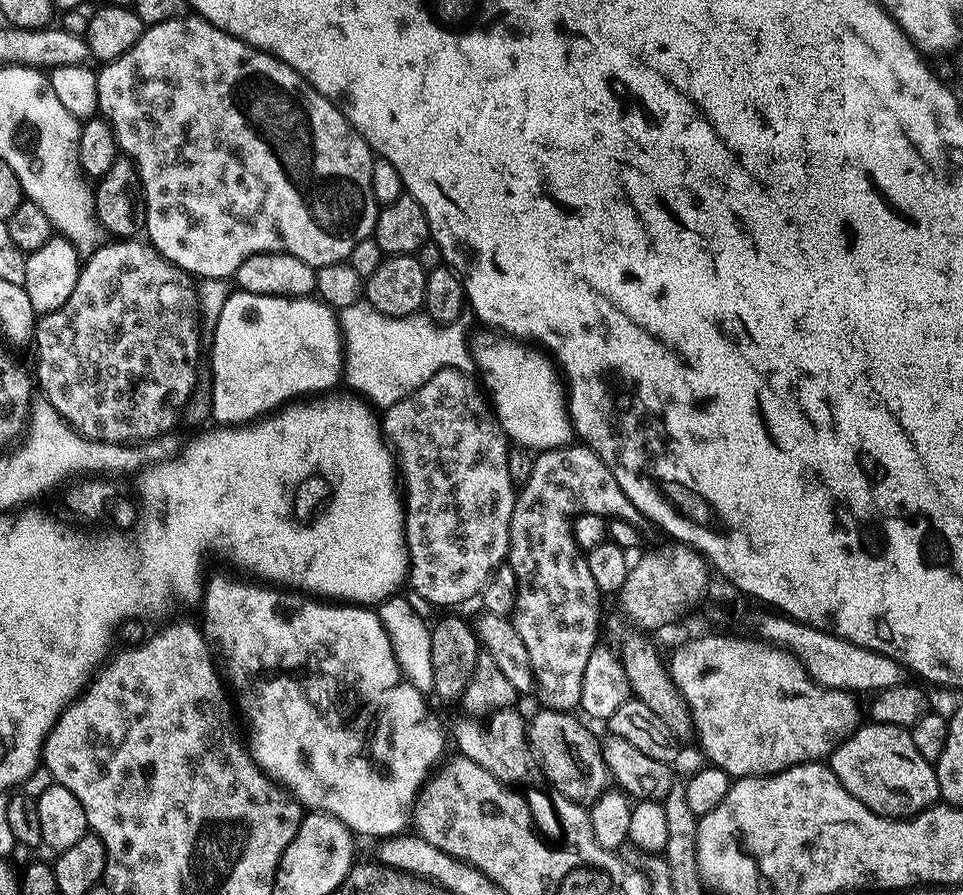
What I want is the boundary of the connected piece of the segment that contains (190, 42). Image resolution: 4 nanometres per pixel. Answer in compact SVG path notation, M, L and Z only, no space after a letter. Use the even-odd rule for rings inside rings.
M189 14L178 20L145 27L138 42L134 42L126 54L117 60L107 61L101 68L104 69L96 72L99 111L117 129L128 128L128 133L122 136L122 144L129 148L127 151L134 157L140 174L144 211L148 220L147 239L157 252L181 271L194 278L201 276L204 280L224 280L227 276L229 279L235 277L238 266L242 266L246 258L259 252L285 252L294 258L302 258L302 262L317 269L345 263L357 240L369 239L375 233L378 205L372 189L372 148L332 101L314 90L310 82L302 79L277 56L250 46L223 28L214 26L209 20L201 20L199 16Z

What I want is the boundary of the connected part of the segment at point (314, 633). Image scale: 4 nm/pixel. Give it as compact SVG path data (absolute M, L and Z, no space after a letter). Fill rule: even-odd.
M216 578L213 581L211 579L202 596L202 631L214 645L227 687L234 697L235 707L239 715L240 712L244 715L244 724L248 727L246 747L252 754L252 760L273 784L281 785L284 791L295 797L305 809L338 818L347 828L352 829L353 833L378 834L377 836L403 833L408 807L411 806L416 792L418 796L418 789L429 775L428 766L443 752L444 736L434 721L424 720L425 697L410 681L401 676L400 667L394 658L394 650L390 646L390 638L379 615L364 606L337 606L332 602L317 602L312 598L305 599L305 604L280 604L280 596L276 593L279 591L269 590L258 584L253 585L239 584L236 580L226 578Z

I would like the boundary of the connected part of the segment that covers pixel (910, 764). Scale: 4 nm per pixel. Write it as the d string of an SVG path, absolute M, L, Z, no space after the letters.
M861 723L851 736L836 745L830 767L849 794L879 816L915 818L940 800L933 761L918 754L909 729L893 724Z

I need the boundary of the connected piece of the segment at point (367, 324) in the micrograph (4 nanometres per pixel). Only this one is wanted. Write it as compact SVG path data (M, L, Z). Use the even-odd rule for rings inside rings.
M361 302L339 309L342 337L342 370L350 385L365 394L377 409L387 410L422 386L438 370L468 370L474 361L469 341L459 323L443 324L428 314L387 316L371 304Z

